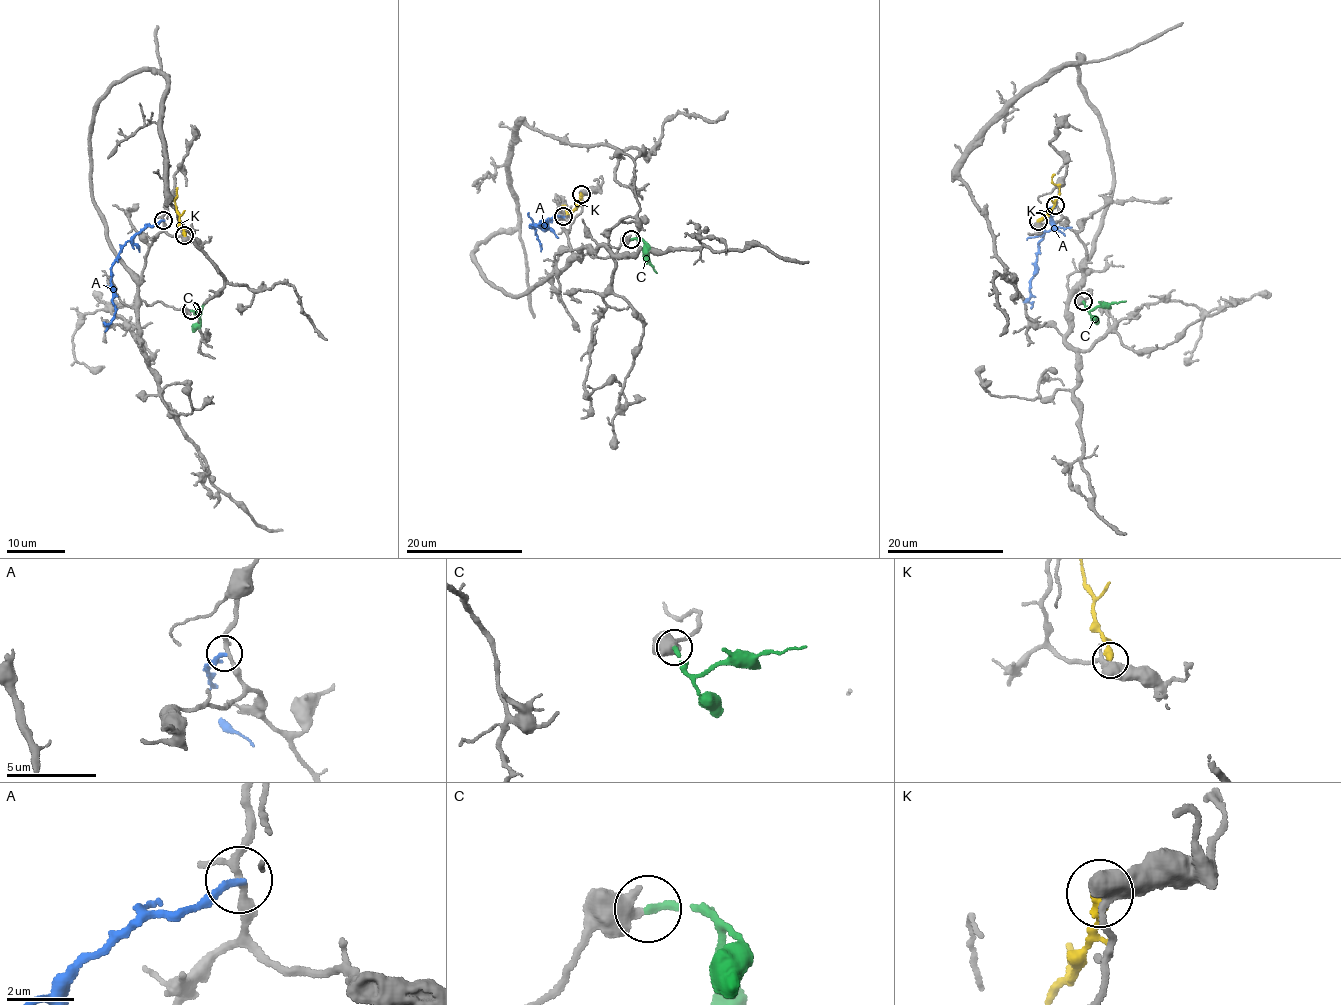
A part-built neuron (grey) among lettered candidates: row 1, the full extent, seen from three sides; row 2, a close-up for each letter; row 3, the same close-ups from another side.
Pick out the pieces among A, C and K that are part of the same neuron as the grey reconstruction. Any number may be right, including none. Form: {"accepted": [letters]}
{"accepted": ["C"]}

